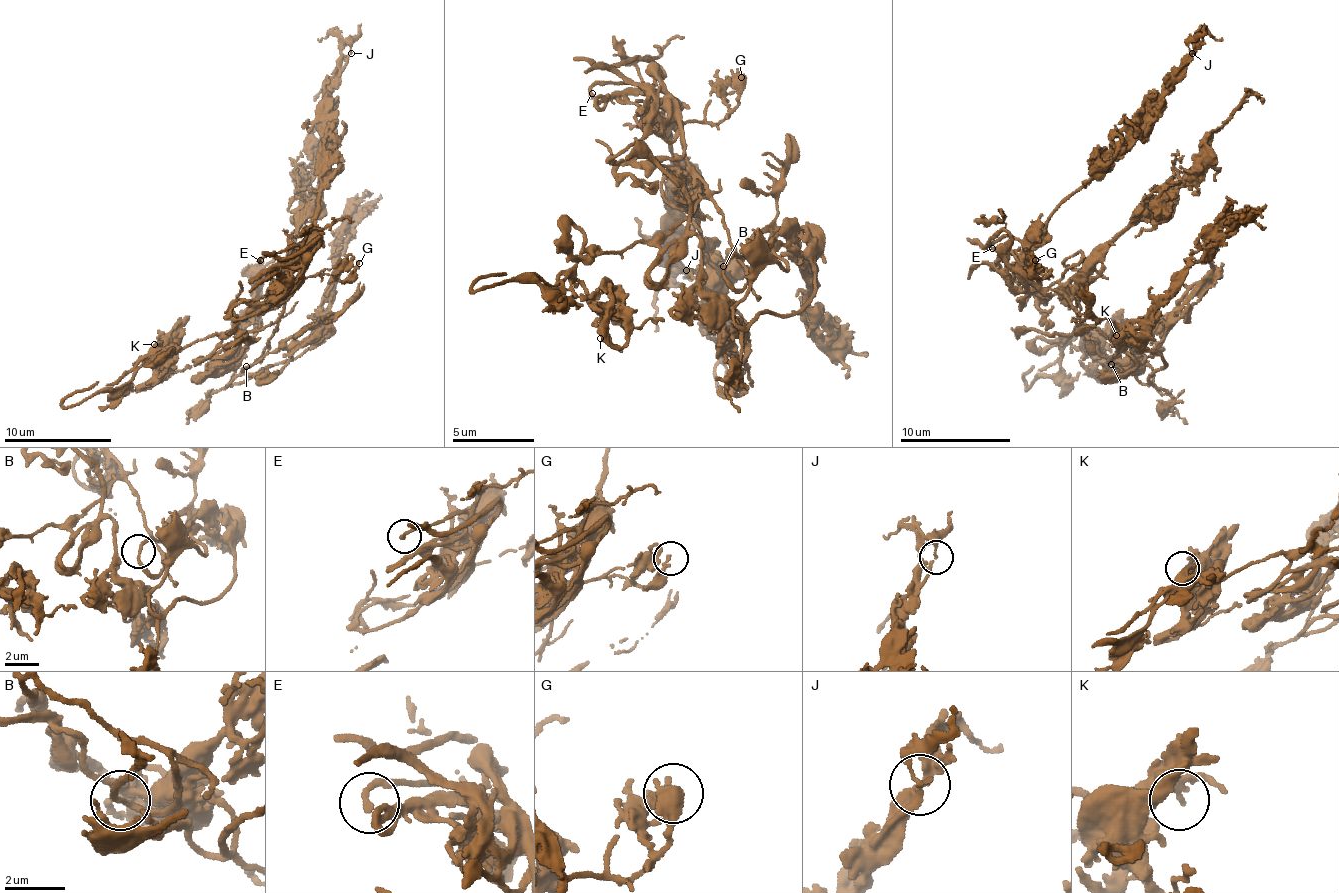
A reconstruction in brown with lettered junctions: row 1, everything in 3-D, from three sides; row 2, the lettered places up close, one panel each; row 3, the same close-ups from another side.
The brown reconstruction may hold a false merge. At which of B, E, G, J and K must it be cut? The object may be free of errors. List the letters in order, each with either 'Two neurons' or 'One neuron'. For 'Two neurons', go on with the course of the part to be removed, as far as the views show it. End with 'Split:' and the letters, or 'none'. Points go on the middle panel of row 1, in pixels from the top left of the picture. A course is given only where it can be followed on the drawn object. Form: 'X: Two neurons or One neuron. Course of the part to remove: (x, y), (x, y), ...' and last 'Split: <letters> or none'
B: One neuron
E: One neuron
G: One neuron
J: One neuron
K: One neuron
Split: none

